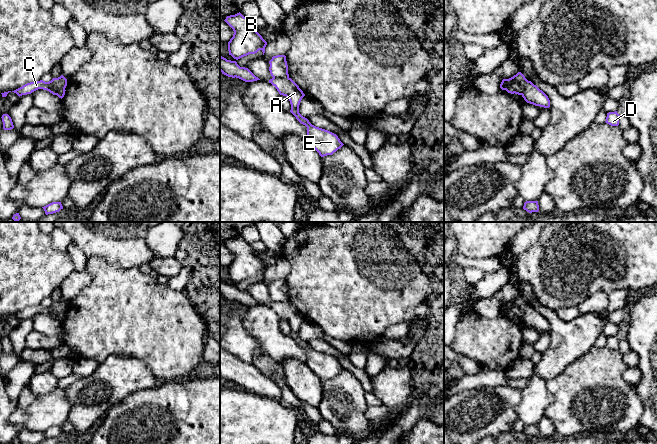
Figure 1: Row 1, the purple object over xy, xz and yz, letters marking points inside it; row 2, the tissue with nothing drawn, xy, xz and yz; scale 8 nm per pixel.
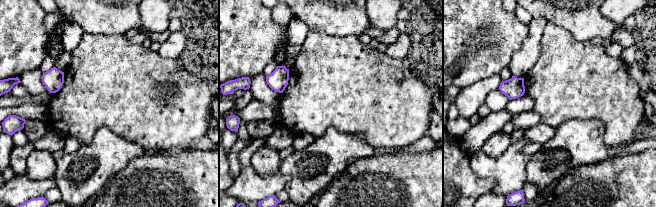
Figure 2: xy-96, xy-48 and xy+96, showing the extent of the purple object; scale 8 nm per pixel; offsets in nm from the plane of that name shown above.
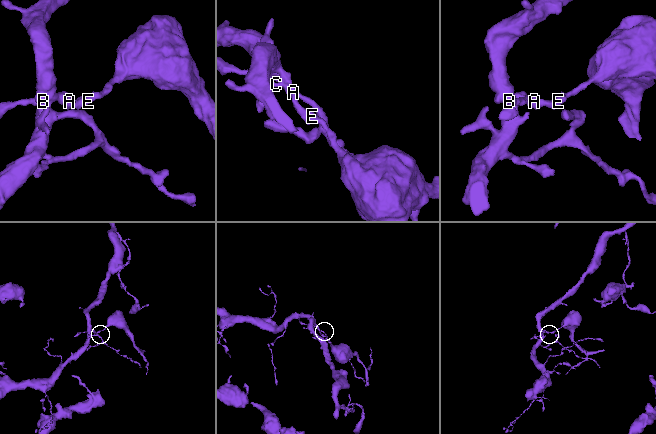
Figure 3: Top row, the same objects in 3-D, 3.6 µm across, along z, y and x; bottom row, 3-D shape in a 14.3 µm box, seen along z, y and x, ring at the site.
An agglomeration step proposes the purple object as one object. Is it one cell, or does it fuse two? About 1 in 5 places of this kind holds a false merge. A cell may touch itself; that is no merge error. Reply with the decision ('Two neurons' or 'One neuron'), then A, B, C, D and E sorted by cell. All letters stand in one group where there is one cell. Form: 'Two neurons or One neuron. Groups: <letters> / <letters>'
Two neurons. Groups: A C E / B D

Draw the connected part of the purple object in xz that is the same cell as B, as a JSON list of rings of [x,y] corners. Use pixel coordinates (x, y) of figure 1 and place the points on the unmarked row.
[[[240,236],[227,240],[224,244],[234,255],[233,261],[228,266],[228,275],[234,283],[238,284],[259,274],[265,277],[267,266],[255,254],[250,244]]]

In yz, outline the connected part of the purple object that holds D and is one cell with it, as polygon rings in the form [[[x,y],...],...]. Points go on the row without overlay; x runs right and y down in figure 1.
[[[617,335],[609,336],[609,337],[607,337],[607,341],[606,341],[605,346],[611,350],[618,350],[619,343],[620,343],[620,339],[617,337]]]

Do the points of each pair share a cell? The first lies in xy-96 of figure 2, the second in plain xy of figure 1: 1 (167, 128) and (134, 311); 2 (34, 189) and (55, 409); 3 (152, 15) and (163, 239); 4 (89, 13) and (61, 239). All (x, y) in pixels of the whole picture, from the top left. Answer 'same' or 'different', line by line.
1: same
2: same
3: same
4: different

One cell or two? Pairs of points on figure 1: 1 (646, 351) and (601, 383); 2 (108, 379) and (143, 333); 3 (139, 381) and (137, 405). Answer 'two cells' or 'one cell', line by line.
1: two cells
2: two cells
3: two cells

